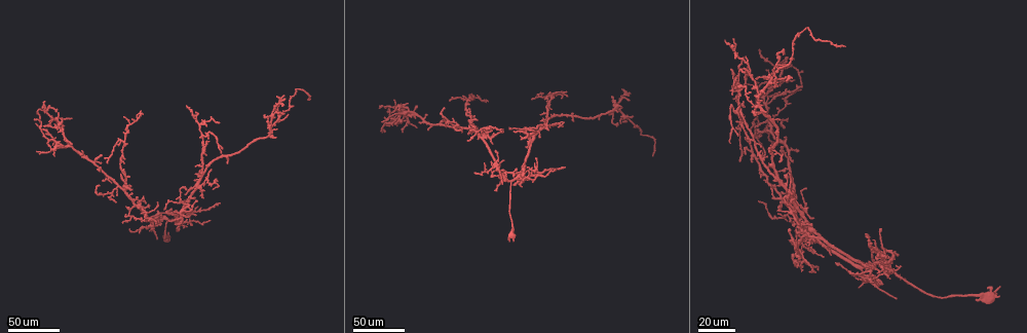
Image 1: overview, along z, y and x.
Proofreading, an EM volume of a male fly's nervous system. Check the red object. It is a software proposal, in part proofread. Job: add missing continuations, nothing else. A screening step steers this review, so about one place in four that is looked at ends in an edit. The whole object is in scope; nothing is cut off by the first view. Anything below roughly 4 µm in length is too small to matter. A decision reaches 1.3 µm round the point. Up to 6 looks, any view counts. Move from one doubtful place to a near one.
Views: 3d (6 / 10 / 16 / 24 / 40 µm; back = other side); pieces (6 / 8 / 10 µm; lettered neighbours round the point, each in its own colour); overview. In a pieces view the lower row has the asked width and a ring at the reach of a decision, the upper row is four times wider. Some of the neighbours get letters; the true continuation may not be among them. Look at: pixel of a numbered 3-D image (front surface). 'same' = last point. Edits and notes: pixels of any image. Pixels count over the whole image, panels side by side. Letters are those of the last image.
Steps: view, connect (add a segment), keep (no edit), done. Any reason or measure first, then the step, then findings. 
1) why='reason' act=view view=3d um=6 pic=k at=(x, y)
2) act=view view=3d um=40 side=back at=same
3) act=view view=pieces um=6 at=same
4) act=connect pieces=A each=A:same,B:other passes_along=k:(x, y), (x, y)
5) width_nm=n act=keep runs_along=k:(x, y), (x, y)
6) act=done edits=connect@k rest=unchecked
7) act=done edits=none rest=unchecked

why='free end' act=view view=3d um=40 pic=1 at=(511, 128)

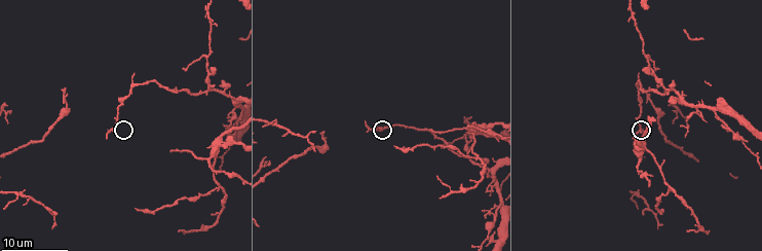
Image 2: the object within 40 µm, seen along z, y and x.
why='see the neighbours' act=view view=pieces um=10 pic=2 at=(106, 135)

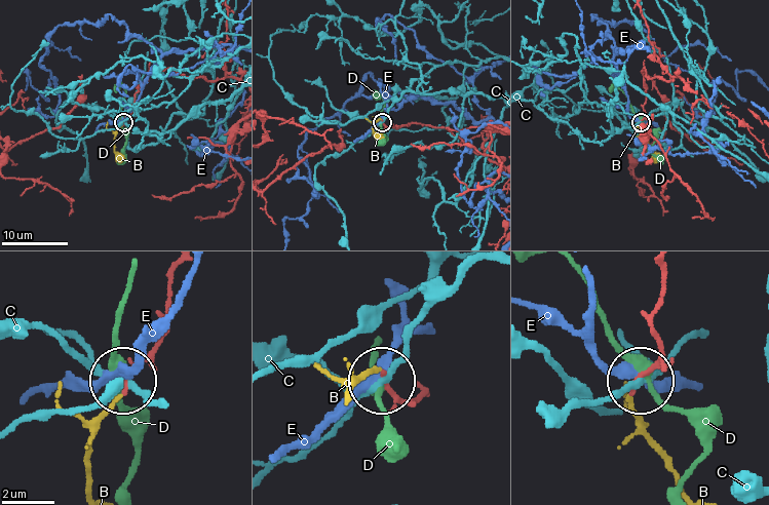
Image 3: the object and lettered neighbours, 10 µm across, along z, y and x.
act=connect pieces=B each=B:same,C:other,D:other,E:other found='it goes on there'

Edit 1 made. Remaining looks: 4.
act=view view=overview

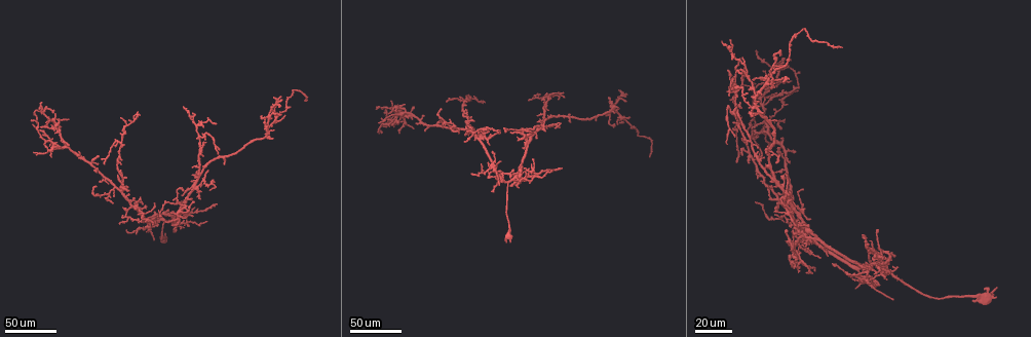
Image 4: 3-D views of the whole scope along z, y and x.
why='branch stops here' act=view view=3d um=40 pic=4 at=(489, 173)

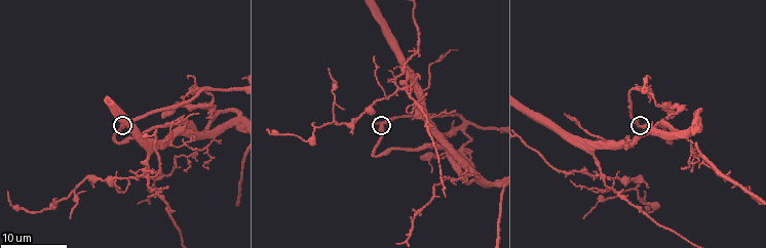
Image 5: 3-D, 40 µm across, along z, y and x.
act=view view=pieces um=6 pic=5 at=(374, 123)

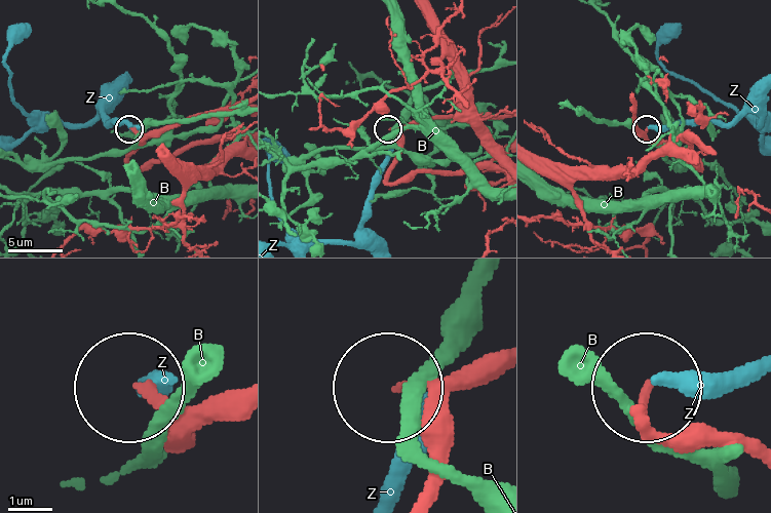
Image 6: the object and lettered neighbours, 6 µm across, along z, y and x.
width_nm=200 act=keep each=B:other,Z:other found='no lettered segment goes on from it'

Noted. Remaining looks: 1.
act=done edits=connect@3 rest=unchecked

